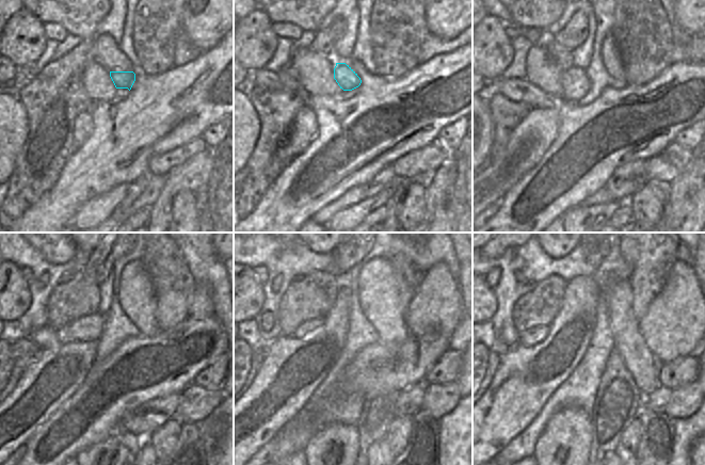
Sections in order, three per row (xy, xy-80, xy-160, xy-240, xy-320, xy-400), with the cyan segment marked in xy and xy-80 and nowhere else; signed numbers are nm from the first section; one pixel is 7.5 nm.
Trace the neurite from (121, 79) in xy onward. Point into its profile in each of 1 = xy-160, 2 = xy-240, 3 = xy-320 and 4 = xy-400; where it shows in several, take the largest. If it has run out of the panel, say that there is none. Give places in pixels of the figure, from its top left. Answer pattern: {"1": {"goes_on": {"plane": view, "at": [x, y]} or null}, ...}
{"1": {"goes_on": {"plane": "xy-160", "at": [575, 83]}}, "2": {"goes_on": {"plane": "xy-240", "at": [90, 327]}}, "3": {"goes_on": {"plane": "xy-320", "at": [304, 332]}}, "4": {"goes_on": {"plane": "xy-400", "at": [531, 337]}}}

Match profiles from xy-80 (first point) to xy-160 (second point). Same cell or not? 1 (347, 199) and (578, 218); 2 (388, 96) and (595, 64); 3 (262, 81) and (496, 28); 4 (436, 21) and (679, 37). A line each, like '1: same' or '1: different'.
1: different
2: different
3: different
4: different

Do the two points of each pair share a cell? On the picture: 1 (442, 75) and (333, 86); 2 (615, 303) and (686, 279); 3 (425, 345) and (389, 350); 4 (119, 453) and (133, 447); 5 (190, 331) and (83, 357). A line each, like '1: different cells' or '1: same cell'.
1: different cells
2: different cells
3: same cell
4: different cells
5: different cells

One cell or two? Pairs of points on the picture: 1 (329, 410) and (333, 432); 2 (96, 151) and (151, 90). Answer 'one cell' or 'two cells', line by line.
1: two cells
2: one cell

